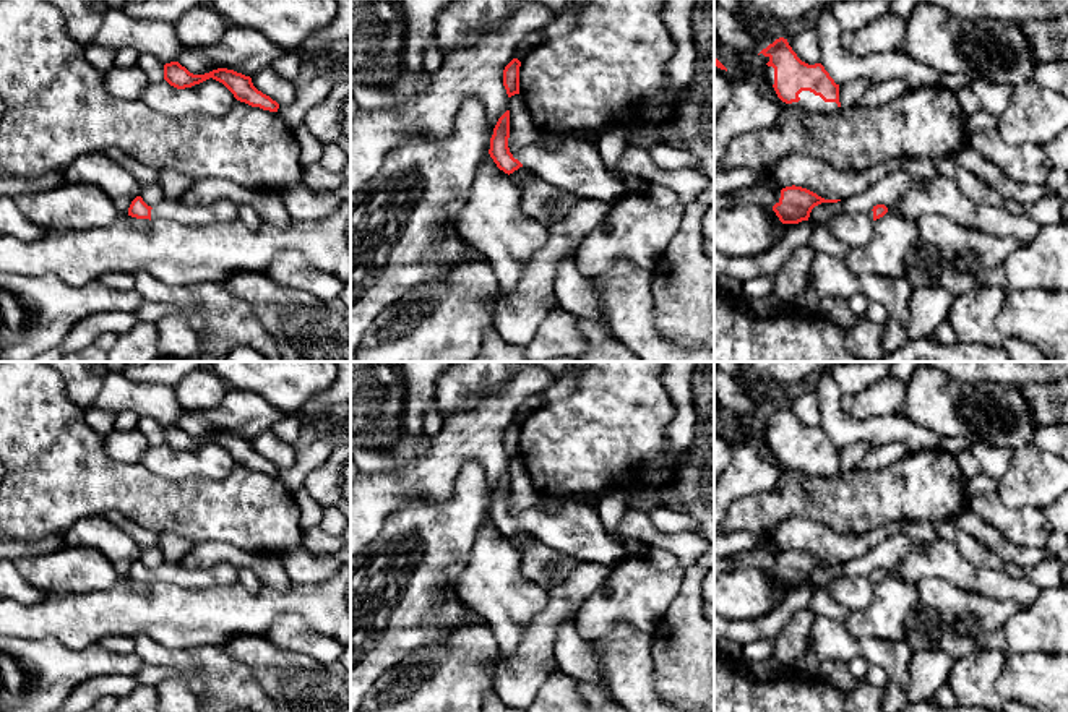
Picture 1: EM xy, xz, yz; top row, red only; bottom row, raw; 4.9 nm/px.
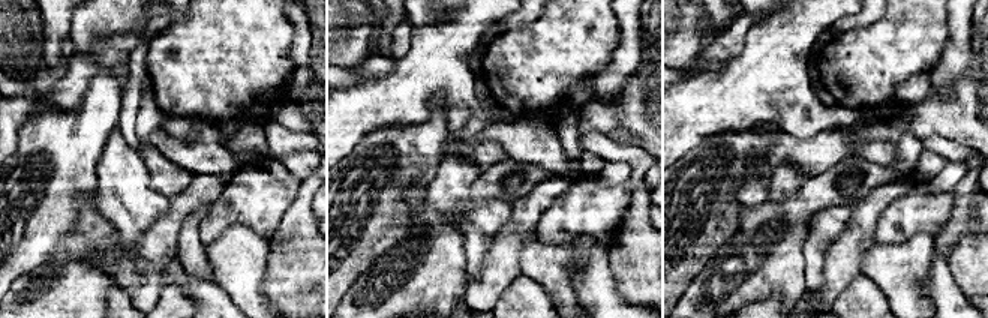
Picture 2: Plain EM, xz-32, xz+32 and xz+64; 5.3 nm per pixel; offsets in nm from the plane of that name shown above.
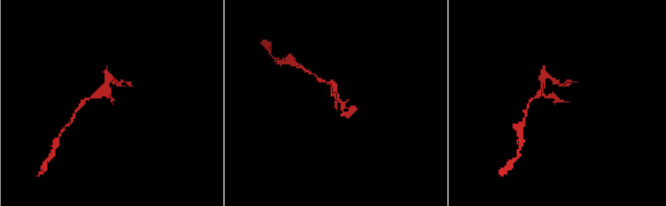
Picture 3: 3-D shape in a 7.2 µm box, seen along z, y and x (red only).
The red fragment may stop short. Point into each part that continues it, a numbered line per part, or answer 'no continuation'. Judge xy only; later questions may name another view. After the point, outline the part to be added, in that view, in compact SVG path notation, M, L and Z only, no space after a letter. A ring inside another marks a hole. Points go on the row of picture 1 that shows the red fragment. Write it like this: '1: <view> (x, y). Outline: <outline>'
1: xy (223, 210). Outline: M162 199L153 206L151 219L164 219L201 227L213 222L230 222L239 217L239 206L230 199L217 199L205 206L188 208L182 201Z

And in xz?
1: xz (577, 166). Outline: M562 136L555 149L545 148L542 141L532 143L513 157L540 180L579 198L614 203L627 193L622 178L605 167L597 141L584 136Z

